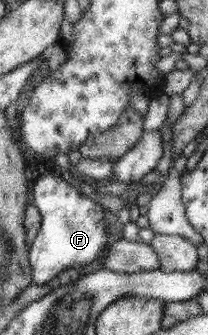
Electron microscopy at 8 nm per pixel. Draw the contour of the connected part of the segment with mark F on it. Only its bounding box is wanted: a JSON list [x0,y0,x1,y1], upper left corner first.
[28,174,107,286]

